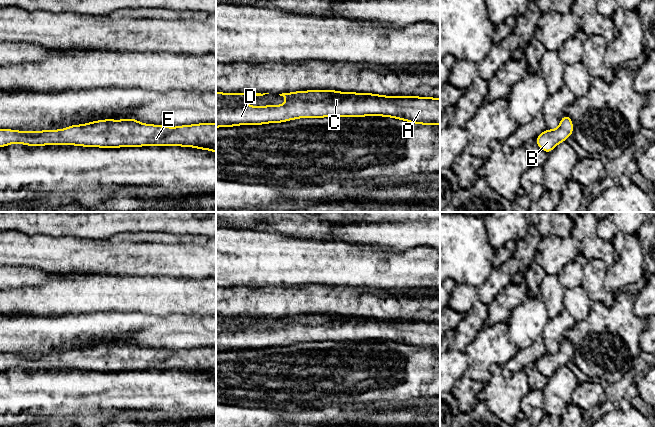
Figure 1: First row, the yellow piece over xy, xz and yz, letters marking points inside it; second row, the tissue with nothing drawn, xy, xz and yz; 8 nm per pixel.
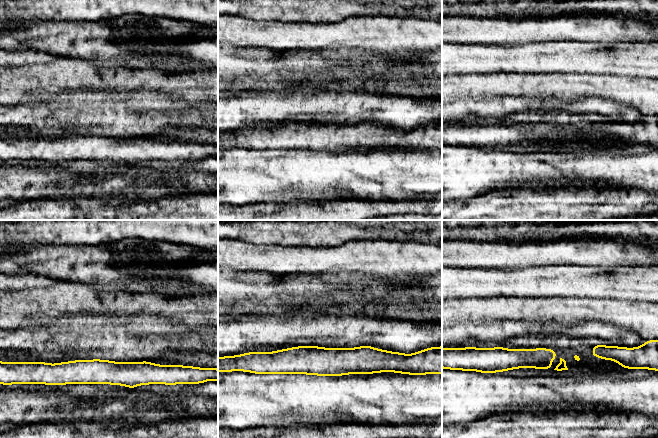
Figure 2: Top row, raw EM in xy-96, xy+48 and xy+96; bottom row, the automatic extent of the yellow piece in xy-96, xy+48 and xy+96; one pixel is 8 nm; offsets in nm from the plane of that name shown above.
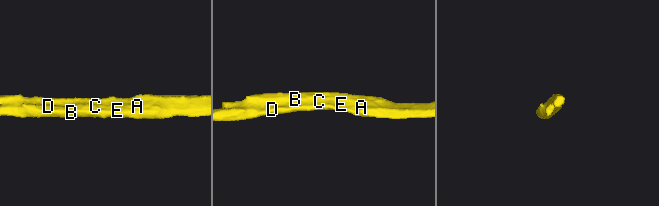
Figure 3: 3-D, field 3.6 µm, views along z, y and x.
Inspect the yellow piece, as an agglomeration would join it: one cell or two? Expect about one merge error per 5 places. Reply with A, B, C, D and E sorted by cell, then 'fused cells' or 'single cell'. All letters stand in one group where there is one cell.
A B C D E; single cell

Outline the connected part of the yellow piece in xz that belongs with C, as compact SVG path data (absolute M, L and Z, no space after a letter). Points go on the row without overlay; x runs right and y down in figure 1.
M307 314L279 318L286 323L282 329L245 330L255 320L269 317L222 317L216 315L216 352L239 349L282 347L299 342L324 341L391 341L414 348L440 349L440 322L419 320L385 320L373 317Z

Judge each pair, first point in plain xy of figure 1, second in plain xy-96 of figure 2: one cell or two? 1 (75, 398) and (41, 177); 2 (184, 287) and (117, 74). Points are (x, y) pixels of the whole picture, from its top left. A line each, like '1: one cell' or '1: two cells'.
1: one cell
2: one cell

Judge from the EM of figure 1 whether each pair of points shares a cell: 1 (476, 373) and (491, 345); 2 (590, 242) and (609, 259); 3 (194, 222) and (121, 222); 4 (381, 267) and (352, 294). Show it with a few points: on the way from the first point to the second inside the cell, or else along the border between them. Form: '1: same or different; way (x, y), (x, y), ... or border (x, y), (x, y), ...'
1: same; way (479, 366), (481, 355), (484, 352)
2: same; way (595, 247), (604, 254)
3: same; way (176, 222), (170, 224), (139, 224)
4: different; border (336, 287), (383, 289)

